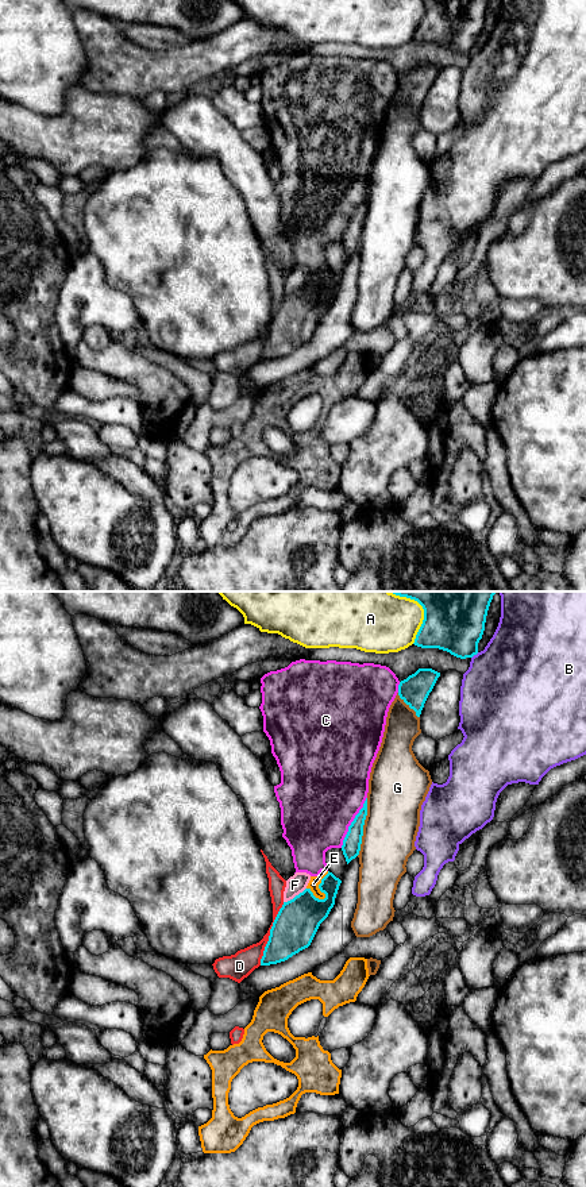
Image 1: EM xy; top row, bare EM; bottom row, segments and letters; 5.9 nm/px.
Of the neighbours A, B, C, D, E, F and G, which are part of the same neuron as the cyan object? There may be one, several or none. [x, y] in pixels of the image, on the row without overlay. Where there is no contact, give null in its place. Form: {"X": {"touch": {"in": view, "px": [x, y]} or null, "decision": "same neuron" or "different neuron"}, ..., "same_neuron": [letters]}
{"A": {"touch": {"in": "xy", "px": [421, 19]}, "decision": "different neuron"}, "B": {"touch": {"in": "xy", "px": [474, 49]}, "decision": "different neuron"}, "C": {"touch": {"in": "xy", "px": [351, 218]}, "decision": "different neuron"}, "D": {"touch": {"in": "xy", "px": [270, 328]}, "decision": "different neuron"}, "E": {"touch": {"in": "xy", "px": [319, 282]}, "decision": "different neuron"}, "F": {"touch": {"in": "xy", "px": [296, 291]}, "decision": "different neuron"}, "G": {"touch": {"in": "xy", "px": [362, 222]}, "decision": "different neuron"}, "same_neuron": []}

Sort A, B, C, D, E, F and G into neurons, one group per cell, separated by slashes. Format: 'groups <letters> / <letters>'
groups A / B / C E / D / F / G

